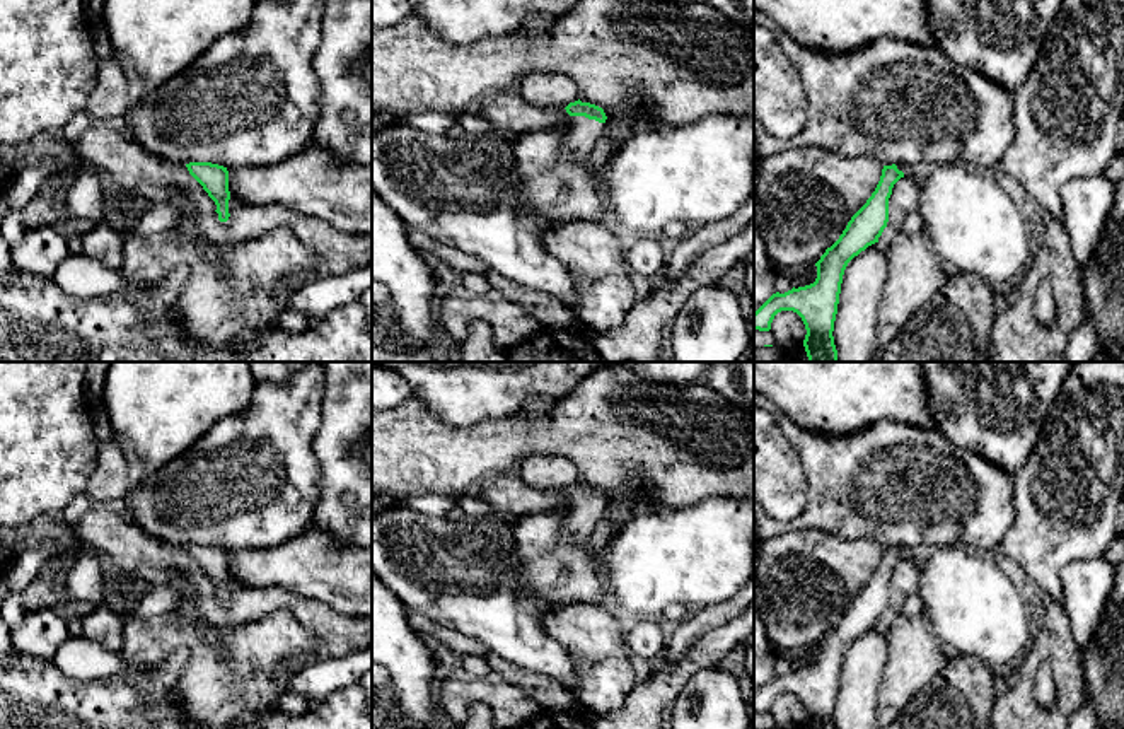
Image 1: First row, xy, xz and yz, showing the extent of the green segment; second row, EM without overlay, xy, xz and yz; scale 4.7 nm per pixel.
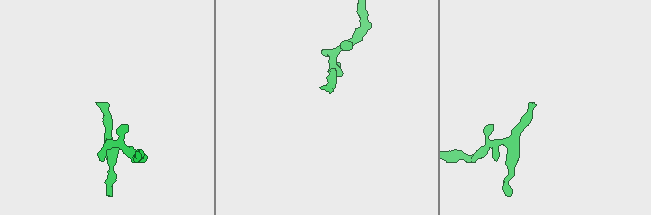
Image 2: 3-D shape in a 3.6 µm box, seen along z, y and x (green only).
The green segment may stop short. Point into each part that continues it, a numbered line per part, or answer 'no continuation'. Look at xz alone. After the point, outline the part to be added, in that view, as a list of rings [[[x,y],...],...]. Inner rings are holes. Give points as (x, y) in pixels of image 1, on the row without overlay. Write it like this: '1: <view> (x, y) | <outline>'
1: xz (584, 516) | [[[570,499],[566,534],[573,545],[582,545],[592,538],[594,529],[605,516],[605,505],[585,499]]]

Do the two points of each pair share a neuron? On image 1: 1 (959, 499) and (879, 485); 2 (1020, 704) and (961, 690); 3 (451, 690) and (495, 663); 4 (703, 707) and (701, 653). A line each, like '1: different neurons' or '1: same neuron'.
1: same neuron
2: different neurons
3: different neurons
4: different neurons

